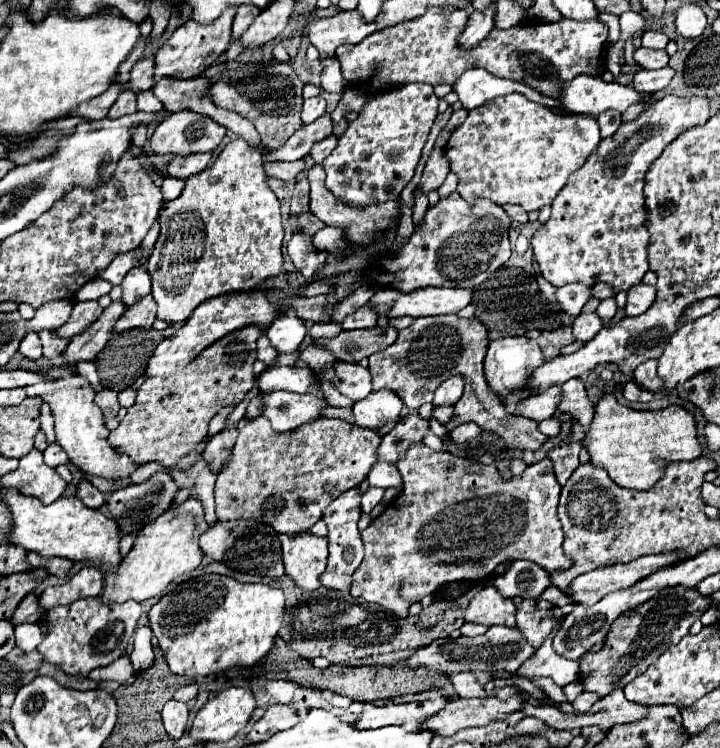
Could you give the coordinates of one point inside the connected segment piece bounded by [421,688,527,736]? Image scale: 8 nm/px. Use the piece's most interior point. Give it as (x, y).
(459, 714)

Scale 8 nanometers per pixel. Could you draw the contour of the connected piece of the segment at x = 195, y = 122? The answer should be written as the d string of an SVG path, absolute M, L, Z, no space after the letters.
M189 110L165 116L155 128L149 146L159 156L189 156L215 150L225 136L225 128Z

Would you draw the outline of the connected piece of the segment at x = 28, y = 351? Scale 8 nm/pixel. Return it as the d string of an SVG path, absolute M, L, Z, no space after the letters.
M27 332L21 340L19 352L29 358L29 360L39 360L41 358L41 340L37 336L37 332Z

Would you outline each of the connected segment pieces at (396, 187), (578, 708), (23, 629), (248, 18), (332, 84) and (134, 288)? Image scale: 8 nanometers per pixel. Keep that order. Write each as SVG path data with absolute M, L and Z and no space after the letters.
M403 84L389 92L367 98L357 120L349 122L333 152L321 162L327 172L327 186L349 206L369 206L397 200L411 182L423 146L437 118L439 100L431 84Z
M583 692L583 694L573 702L575 714L583 714L583 712L585 712L585 710L589 710L597 700L601 700L597 694L593 694L593 692Z
M17 624L15 626L15 638L17 638L17 646L25 652L35 650L41 640L43 640L43 632L39 624Z
M245 6L245 8L239 8L237 14L235 14L235 20L233 20L233 28L231 28L231 38L233 40L239 40L243 36L243 32L249 28L249 24L257 18L261 10L257 10L255 6Z
M331 58L331 60L323 60L323 66L325 66L325 72L323 72L321 88L325 92L337 92L337 94L341 94L345 90L347 82L345 82L345 78L341 78L339 62L335 58Z
M145 264L129 270L129 274L125 274L121 286L123 286L123 302L127 306L133 306L133 302L147 296L151 292L151 278L149 278L149 272L145 270Z

